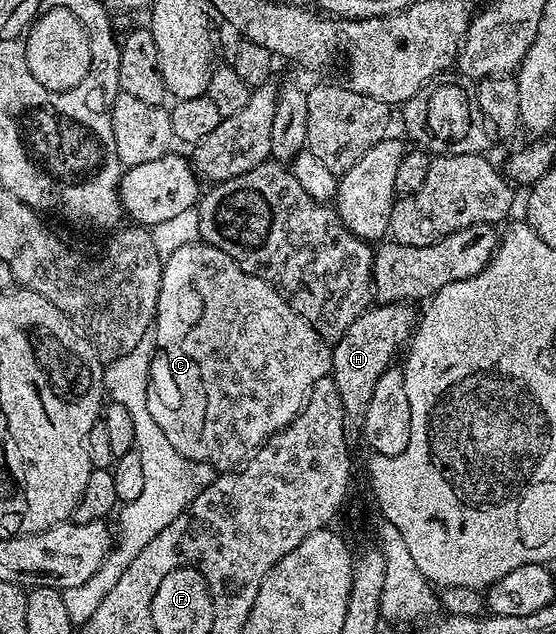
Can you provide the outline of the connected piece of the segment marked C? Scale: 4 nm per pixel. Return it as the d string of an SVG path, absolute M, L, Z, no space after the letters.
M198 241L191 245L183 245L175 249L164 260L161 268L161 288L157 298L157 313L151 328L151 338L155 344L153 360L149 366L149 384L147 385L147 409L151 409L151 417L155 417L155 425L163 429L163 437L175 445L183 457L194 459L200 463L209 463L218 472L224 473L230 469L236 469L253 454L257 448L294 419L303 409L305 400L309 397L309 390L315 385L315 381L330 378L333 369L333 353L330 344L311 324L299 313L295 313L285 303L285 296L278 291L272 283L264 283L259 277L251 273L243 273L227 253L212 247L209 243Z

